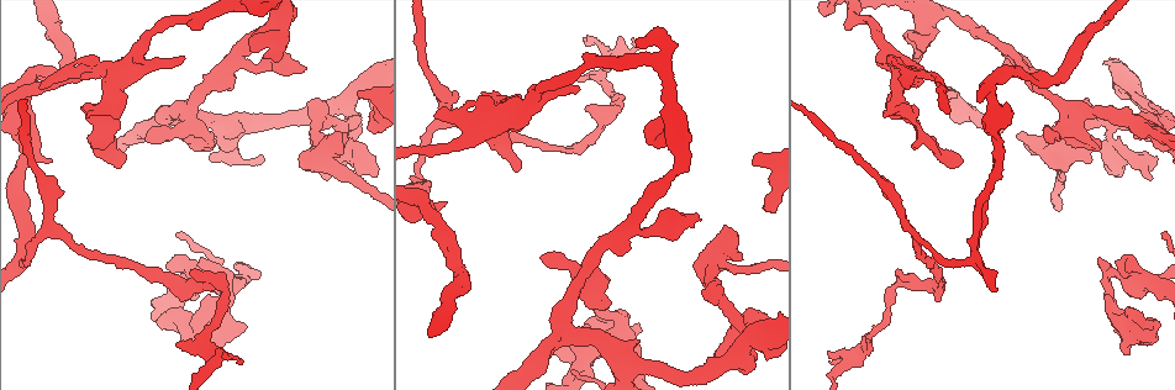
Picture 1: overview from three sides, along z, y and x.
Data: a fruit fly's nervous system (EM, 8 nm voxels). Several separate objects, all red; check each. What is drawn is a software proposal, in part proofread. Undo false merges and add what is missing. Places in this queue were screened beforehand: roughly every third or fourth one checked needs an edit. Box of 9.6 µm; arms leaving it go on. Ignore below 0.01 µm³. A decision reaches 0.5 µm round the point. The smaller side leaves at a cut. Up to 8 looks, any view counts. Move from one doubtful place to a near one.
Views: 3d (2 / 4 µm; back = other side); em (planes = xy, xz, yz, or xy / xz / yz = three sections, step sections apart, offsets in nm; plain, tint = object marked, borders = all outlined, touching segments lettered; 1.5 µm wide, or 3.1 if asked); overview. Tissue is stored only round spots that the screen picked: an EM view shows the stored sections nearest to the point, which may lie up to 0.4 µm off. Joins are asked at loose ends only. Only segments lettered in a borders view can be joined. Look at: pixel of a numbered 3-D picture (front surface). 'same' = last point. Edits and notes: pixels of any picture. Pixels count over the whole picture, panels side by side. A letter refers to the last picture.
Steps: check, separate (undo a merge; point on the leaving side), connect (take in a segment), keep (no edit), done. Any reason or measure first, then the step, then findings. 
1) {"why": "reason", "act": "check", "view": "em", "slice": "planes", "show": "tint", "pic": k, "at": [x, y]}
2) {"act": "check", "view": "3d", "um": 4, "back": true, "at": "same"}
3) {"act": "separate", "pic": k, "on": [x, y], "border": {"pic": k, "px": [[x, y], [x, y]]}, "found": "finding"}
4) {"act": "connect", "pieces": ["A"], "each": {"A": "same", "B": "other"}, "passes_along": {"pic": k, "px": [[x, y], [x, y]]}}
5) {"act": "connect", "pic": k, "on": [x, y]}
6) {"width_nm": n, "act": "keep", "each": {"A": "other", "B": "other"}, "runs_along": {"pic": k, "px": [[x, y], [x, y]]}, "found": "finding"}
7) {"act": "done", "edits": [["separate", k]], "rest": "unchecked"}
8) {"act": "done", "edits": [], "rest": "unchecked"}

{"why": "an open end", "act": "check", "view": "3d", "um": 4, "pic": 1, "at": [606, 284]}

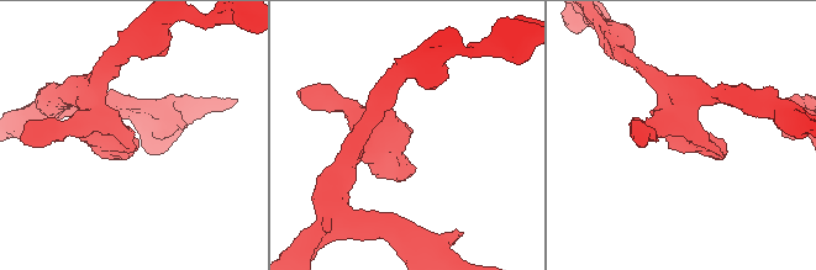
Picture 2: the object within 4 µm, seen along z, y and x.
{"why": "shape alone is not enough", "act": "check", "view": "em", "slice": "planes", "show": "borders", "pic": 2, "at": [677, 151]}

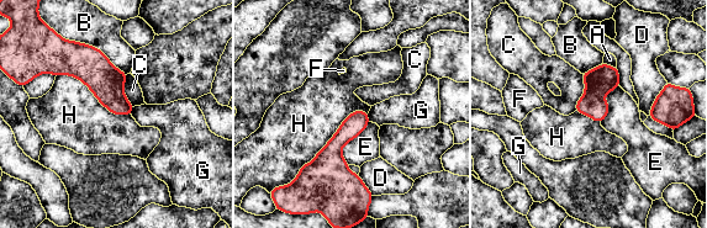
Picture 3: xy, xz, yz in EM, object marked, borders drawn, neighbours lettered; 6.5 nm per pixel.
{"act": "keep", "each": {"A": "other", "B": "other", "C": "other", "D": "other", "E": "other", "F": "other", "G": "other", "H": "other"}, "border": {"pic": 3, "px": [[367, 112], [353, 111], [294, 179]]}, "found": "none of them fits"}

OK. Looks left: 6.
{"why": "sharp bend", "act": "check", "view": "em", "slice": "xy", "step": 8, "show": "plain", "pic": 1, "at": [237, 64]}

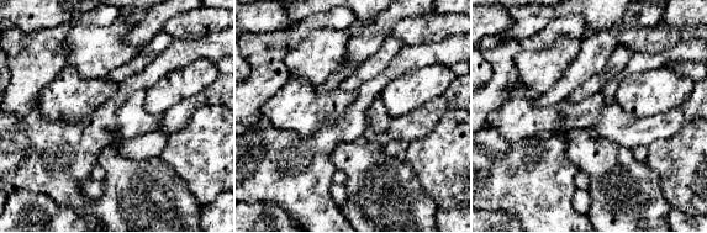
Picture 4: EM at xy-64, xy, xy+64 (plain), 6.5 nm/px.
{"why": "with the object marked", "act": "check", "view": "em", "slice": "xy", "step": 8, "show": "tint", "at": "same"}

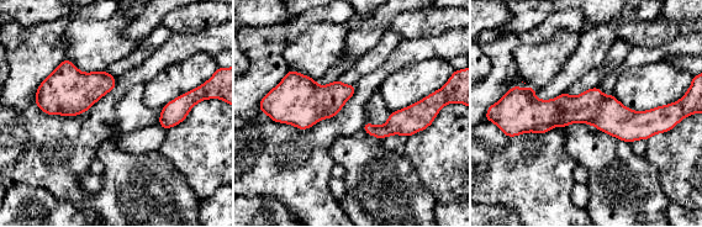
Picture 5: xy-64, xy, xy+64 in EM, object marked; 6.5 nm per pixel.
{"why": "what lies round it", "act": "check", "view": "em", "slice": "xy", "step": 8, "show": "borders", "at": "same"}

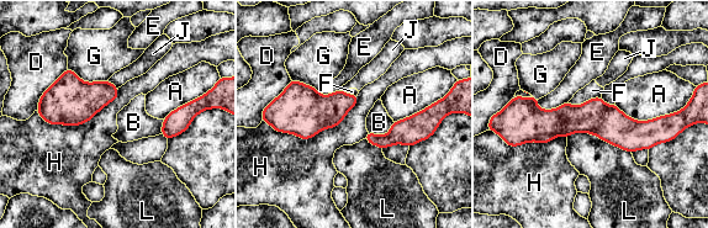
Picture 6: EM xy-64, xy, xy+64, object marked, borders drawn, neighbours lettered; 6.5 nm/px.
{"longest_contact_nm": ["H", 650], "act": "keep", "each": {"A": "other", "B": "other", "D": "other", "E": "other", "F": "other", "G": "other", "H": "other", "J": "other", "L": "other"}, "found": "one cell here"}

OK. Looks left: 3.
{"why": "branch stops here", "act": "check", "view": "3d", "um": 4, "pic": 1, "at": [753, 163]}

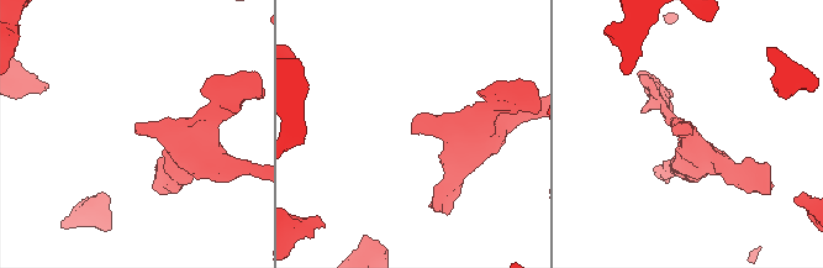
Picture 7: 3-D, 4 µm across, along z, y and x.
{"why": "now the EM", "act": "check", "view": "em", "slice": "planes", "show": "plain", "pic": 7, "at": [138, 125]}

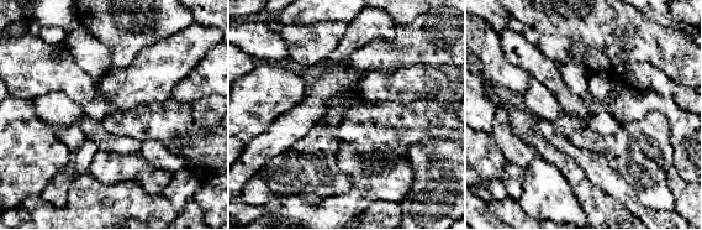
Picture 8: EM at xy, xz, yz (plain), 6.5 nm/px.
{"act": "check", "view": "em", "slice": "planes", "show": "borders", "at": "same"}

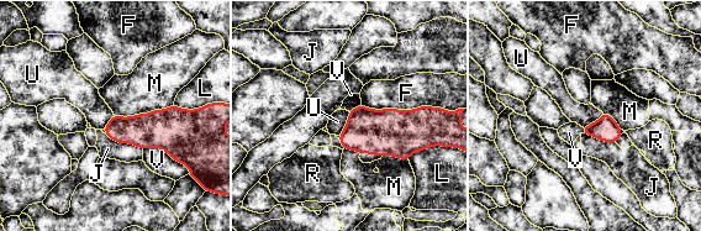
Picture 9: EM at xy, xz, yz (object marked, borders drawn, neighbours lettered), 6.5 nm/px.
{"width_nm": 160, "act": "keep", "each": {"F": "other", "J": "other", "L": "other", "M": "other", "R": "other", "U": "other", "V": "other"}, "border": {"pic": 9, "px": [[349, 113], [346, 126], [338, 135]]}, "found": "no lettered segment goes on from it"}

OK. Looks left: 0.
{"act": "done", "edits": [], "rest": "unchecked"}

